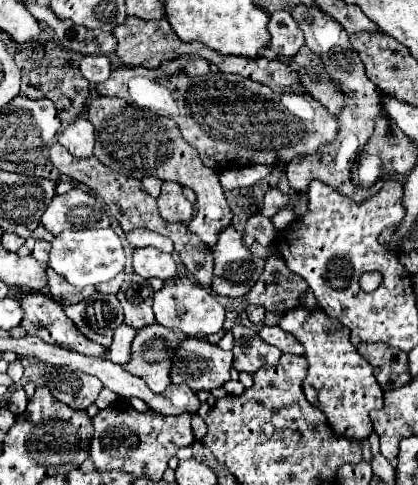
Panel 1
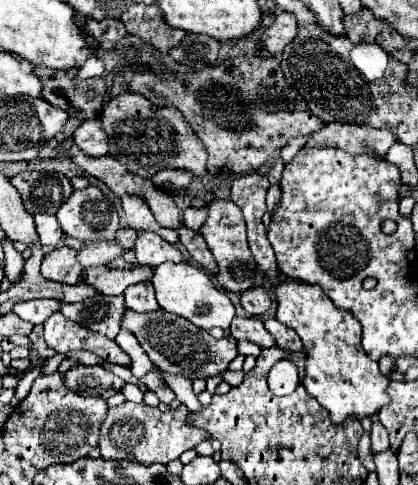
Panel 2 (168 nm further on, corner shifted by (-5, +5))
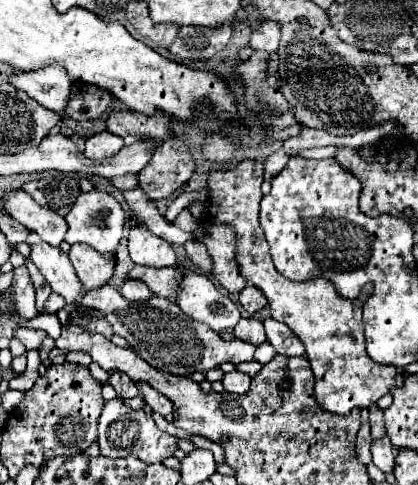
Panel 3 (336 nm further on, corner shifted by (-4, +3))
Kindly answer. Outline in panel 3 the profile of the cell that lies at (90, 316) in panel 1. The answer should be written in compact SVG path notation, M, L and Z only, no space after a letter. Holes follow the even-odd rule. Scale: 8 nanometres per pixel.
M67 304L57 312L57 316L63 328L71 332L97 332L105 338L113 336L111 324L103 318L103 314L99 314L99 310L91 310L81 304Z

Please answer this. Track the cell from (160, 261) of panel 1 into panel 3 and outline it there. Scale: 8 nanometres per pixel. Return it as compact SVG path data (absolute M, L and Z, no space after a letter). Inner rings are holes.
M133 226L129 232L129 254L135 264L165 268L177 266L175 252L171 244L163 242L155 234L151 234L145 226Z

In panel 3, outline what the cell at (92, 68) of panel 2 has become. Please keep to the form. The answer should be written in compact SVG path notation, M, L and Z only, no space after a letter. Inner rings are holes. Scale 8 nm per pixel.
M59 64L45 66L37 72L15 72L7 78L7 84L15 86L15 90L25 92L41 106L59 114L65 110L71 88L71 80Z

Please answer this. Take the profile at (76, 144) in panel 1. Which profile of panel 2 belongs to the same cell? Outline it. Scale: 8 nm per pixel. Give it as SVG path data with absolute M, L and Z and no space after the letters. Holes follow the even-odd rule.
M98 118L84 120L82 126L74 132L74 142L76 142L76 146L84 154L88 154L92 158L98 158L98 156L108 154L108 136L102 130Z

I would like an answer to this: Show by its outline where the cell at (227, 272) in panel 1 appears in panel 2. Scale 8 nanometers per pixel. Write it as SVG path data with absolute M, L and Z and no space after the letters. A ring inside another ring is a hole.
M214 198L208 206L208 218L200 228L200 234L204 236L208 248L212 250L216 262L218 262L218 284L226 292L246 292L254 286L256 280L256 264L252 260L248 242L246 242L246 224L242 218L240 208L232 200L220 200Z

